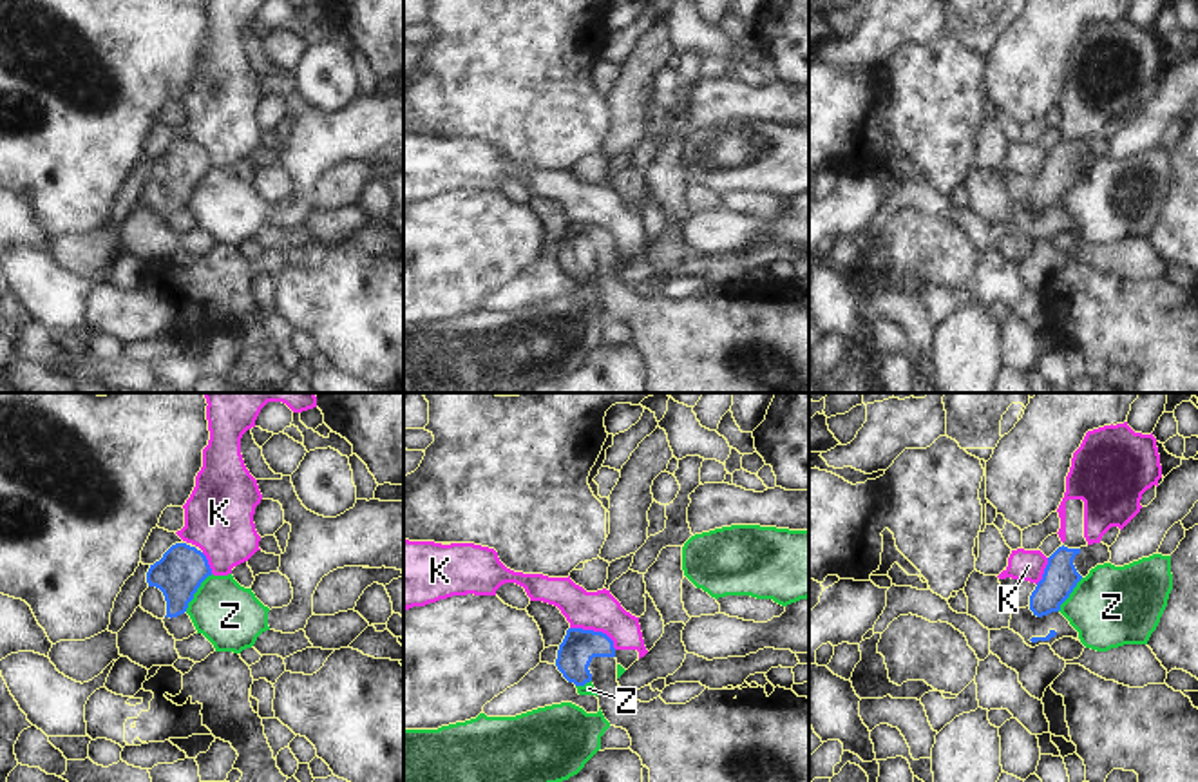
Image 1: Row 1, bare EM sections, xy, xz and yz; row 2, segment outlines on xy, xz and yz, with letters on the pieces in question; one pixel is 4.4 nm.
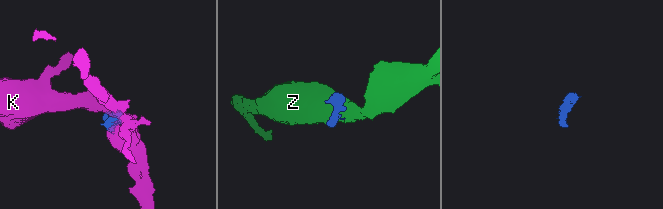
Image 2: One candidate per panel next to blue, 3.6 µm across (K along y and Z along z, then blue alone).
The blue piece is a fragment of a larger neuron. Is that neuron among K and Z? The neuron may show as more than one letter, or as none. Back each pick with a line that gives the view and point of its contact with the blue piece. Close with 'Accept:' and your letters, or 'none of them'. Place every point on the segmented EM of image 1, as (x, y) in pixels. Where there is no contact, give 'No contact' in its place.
Accept: none of them.

